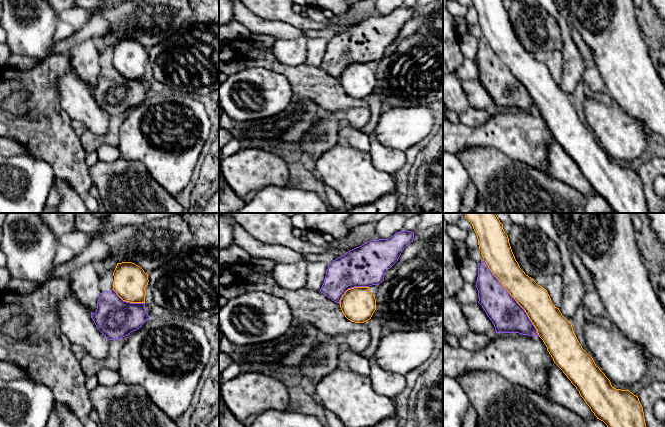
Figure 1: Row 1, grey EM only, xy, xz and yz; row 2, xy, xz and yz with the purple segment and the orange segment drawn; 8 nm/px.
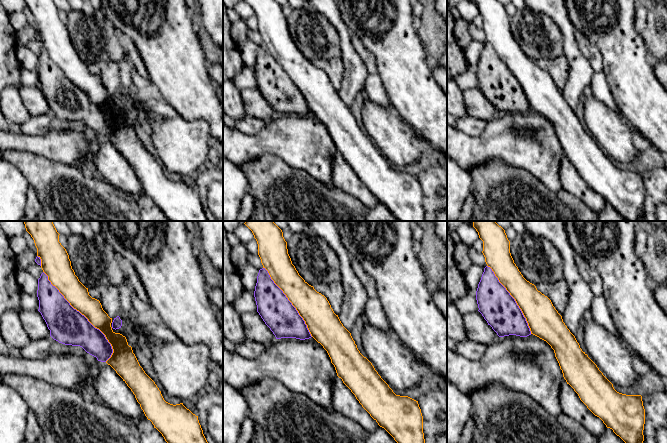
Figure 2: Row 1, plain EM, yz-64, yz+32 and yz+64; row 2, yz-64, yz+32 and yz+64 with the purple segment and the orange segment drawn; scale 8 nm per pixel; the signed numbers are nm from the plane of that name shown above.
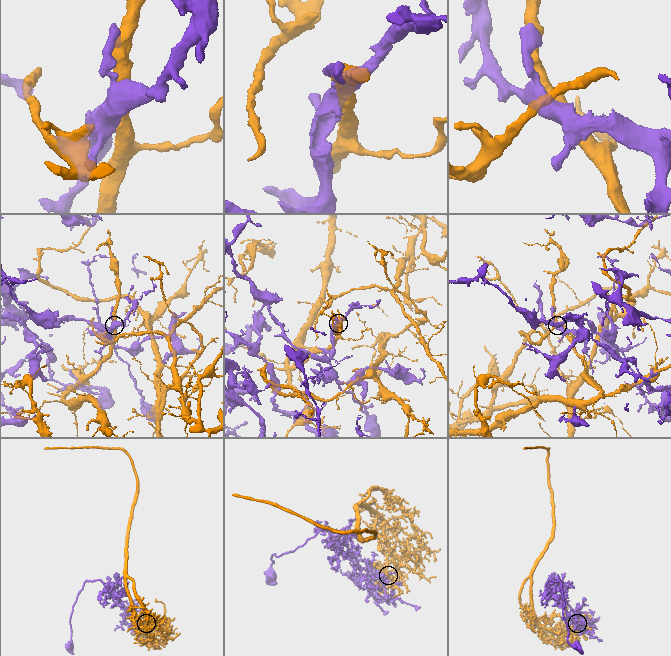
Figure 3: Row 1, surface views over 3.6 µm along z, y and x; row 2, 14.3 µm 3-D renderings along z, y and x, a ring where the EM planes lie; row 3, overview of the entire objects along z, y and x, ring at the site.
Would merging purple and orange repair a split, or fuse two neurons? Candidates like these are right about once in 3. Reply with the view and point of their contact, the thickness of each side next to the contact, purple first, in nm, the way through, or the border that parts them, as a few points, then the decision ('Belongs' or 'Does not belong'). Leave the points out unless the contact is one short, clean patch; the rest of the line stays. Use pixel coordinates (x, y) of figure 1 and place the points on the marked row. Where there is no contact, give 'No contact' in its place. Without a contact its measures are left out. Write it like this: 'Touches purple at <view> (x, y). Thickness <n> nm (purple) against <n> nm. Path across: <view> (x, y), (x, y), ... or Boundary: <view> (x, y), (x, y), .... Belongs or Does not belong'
Touches purple at yz (512, 297). Thickness 260 nm (purple) against 240 nm. Does not belong

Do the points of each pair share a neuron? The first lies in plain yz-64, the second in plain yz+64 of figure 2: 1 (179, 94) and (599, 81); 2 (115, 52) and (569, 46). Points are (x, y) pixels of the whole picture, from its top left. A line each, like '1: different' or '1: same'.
1: different
2: different

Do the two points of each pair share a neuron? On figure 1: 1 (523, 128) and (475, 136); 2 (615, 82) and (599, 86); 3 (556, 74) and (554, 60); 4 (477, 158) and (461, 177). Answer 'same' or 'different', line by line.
1: same
2: different
3: same
4: different

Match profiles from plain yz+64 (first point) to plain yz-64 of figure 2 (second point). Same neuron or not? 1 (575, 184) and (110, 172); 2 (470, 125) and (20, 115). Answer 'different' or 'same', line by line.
1: same
2: different

